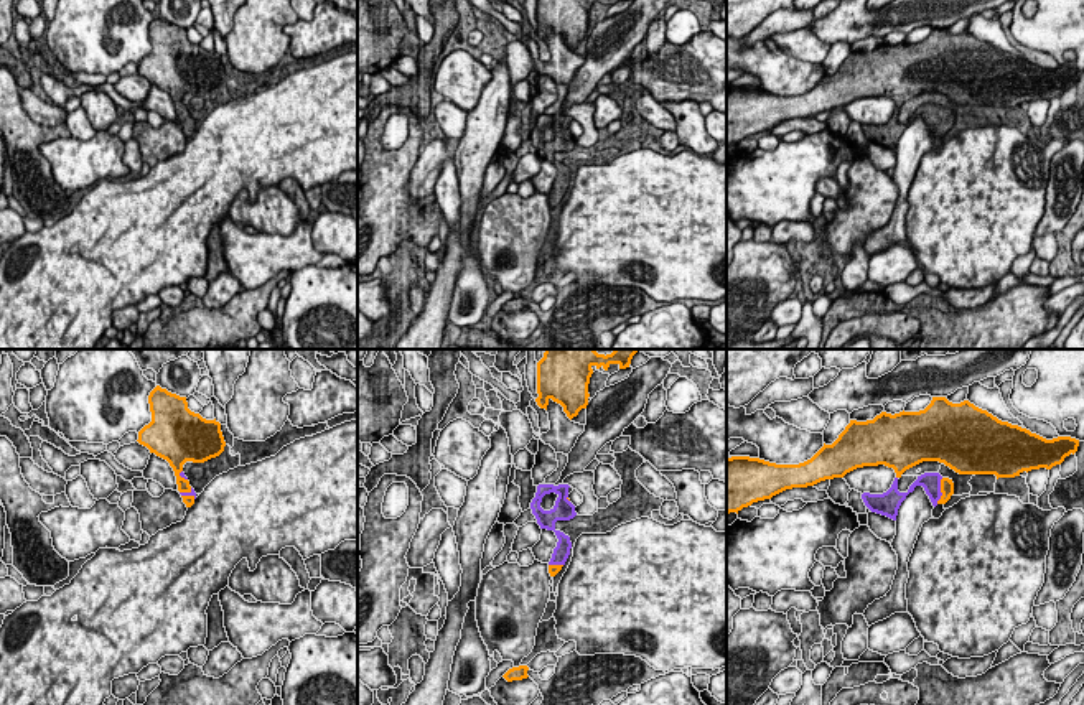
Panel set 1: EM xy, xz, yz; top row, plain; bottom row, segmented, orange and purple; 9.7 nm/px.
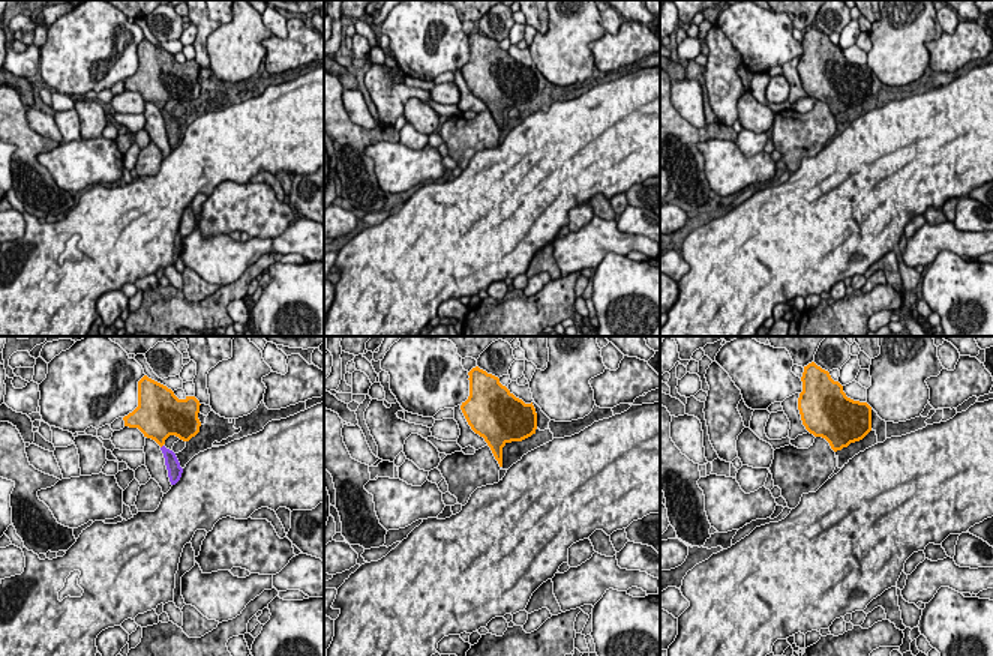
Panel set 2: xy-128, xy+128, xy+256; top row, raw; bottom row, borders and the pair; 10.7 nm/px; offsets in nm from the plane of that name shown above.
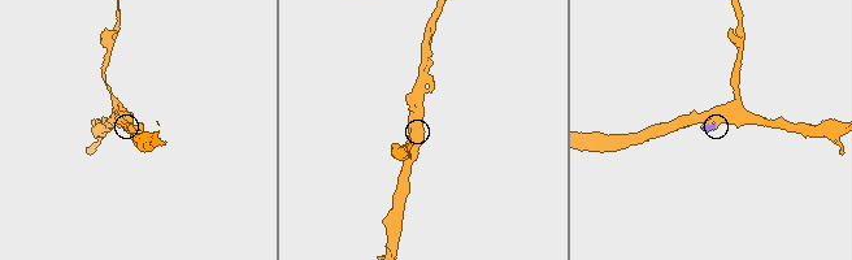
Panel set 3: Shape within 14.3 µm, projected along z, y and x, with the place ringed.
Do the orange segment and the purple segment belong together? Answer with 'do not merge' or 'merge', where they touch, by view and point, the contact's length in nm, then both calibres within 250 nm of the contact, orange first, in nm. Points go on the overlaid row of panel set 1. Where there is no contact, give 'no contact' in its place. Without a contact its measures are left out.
merge | yz (941, 491) | 260 nm | 130/190 nm

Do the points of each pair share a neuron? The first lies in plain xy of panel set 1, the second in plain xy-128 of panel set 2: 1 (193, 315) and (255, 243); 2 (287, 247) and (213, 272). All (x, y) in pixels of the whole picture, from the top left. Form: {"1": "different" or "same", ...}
{"1": "different", "2": "same"}

